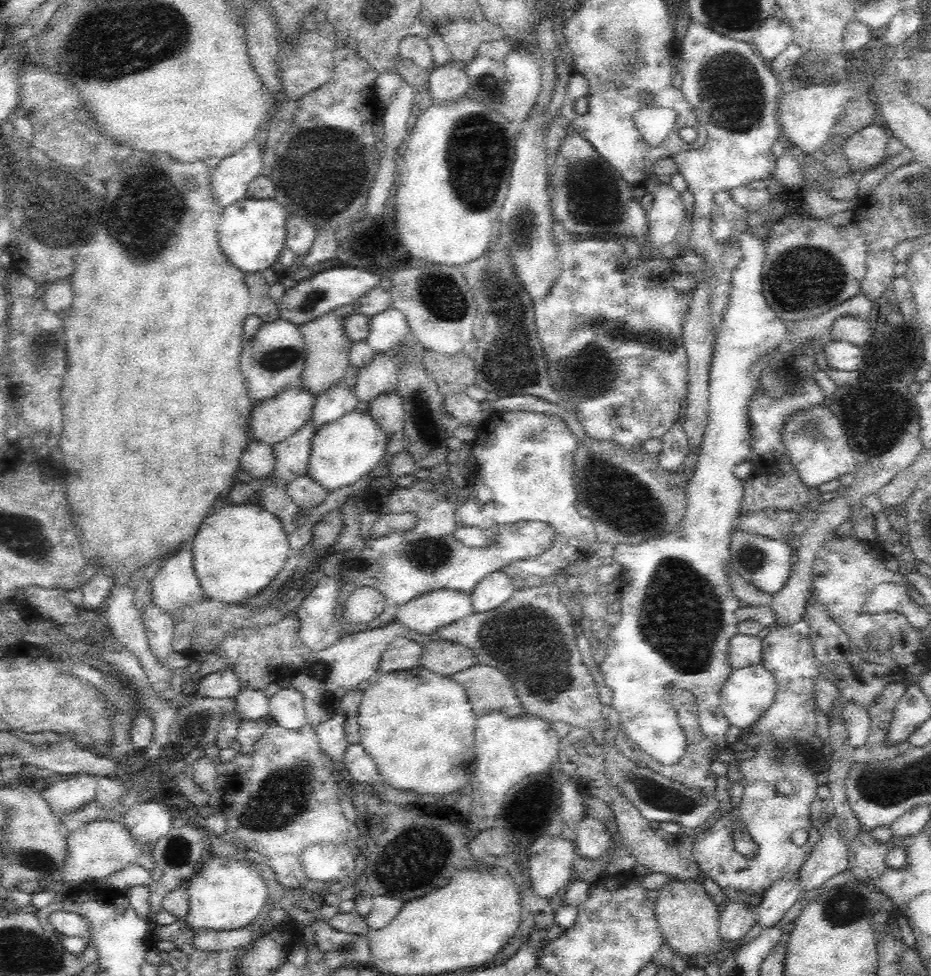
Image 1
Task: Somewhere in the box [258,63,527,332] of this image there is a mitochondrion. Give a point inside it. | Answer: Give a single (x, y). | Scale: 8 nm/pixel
(476, 153)

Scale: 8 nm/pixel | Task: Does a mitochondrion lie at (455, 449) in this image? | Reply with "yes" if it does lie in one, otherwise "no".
no

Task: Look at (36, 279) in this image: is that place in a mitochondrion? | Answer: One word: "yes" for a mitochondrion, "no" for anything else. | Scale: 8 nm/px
no

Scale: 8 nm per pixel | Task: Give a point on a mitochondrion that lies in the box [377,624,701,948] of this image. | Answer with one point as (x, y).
(658, 796)

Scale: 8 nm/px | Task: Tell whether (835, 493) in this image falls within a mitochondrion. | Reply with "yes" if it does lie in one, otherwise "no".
no

